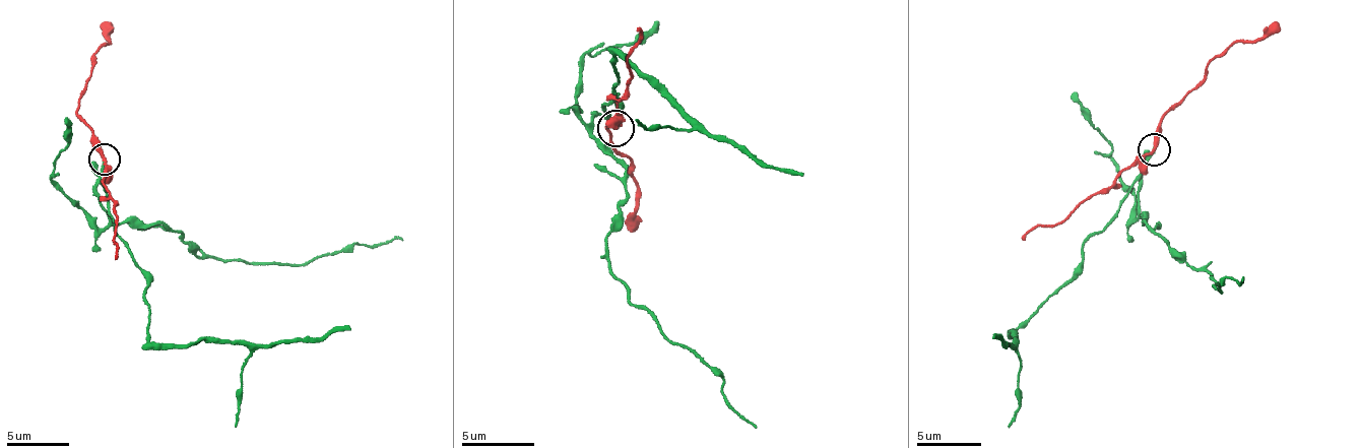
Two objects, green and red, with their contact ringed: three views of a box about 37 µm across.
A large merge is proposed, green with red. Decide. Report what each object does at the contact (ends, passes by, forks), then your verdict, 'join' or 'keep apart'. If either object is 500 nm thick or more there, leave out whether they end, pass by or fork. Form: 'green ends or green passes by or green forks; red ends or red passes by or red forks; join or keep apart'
green ends; red passes by; keep apart

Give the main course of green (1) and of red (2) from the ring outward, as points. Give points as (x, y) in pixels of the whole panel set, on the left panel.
1: (105, 158), (102, 184), (108, 214), (144, 278), (152, 341), (170, 345), (204, 342), (266, 345), (351, 329)
2: (105, 158), (78, 109), (80, 94), (102, 47), (112, 45), (111, 25)

